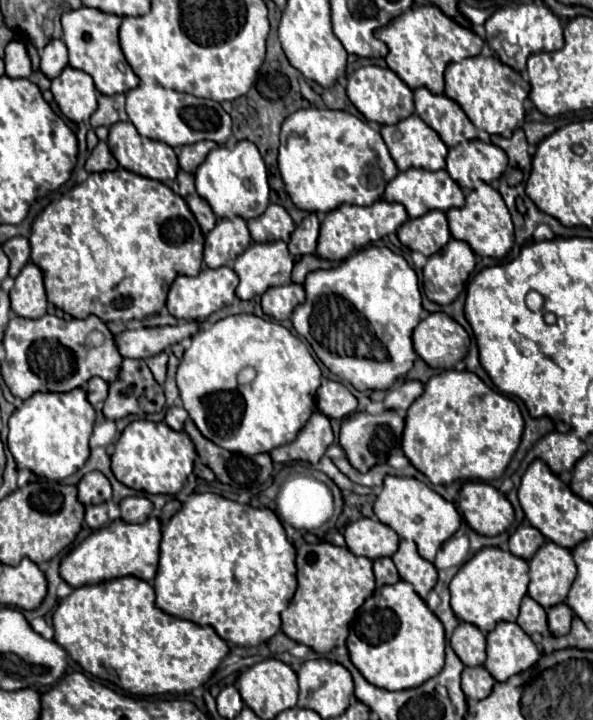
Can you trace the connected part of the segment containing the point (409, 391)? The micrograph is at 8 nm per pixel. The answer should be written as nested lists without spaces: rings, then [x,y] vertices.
[[[404,381],[398,389],[392,389],[386,395],[386,399],[384,399],[386,409],[392,409],[396,413],[400,413],[400,411],[404,413],[422,395],[422,391],[424,391],[424,387],[420,381]]]

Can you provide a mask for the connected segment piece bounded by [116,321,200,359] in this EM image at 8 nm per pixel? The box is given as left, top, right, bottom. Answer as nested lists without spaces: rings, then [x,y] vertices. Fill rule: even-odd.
[[[180,321],[178,325],[174,327],[150,327],[150,329],[130,329],[130,331],[124,331],[120,335],[116,335],[116,345],[120,347],[120,353],[124,357],[130,357],[130,359],[146,359],[146,357],[152,357],[152,355],[158,355],[162,353],[164,349],[168,349],[170,345],[174,343],[182,343],[186,337],[192,337],[200,327],[200,321]]]

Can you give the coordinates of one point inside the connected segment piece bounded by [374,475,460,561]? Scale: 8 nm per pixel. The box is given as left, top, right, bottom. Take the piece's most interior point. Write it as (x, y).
(416, 513)

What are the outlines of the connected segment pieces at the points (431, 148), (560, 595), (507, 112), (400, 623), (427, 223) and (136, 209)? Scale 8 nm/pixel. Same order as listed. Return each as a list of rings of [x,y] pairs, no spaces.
[[[416,113],[394,123],[394,125],[382,125],[380,135],[384,139],[384,143],[388,145],[388,151],[396,163],[396,167],[400,171],[406,169],[428,169],[428,171],[440,171],[446,167],[446,145],[442,143],[442,139],[438,137],[438,133],[434,129],[430,129]]]
[[[546,541],[530,559],[528,595],[544,609],[550,609],[566,601],[574,577],[576,565],[572,553],[552,541]]]
[[[476,55],[460,63],[450,63],[444,71],[444,81],[444,95],[464,109],[478,131],[510,137],[514,129],[520,127],[520,123],[524,121],[524,99],[530,93],[530,85],[520,77],[518,71],[500,63],[496,57]]]
[[[404,581],[378,587],[364,601],[352,619],[346,645],[354,667],[364,679],[386,691],[420,687],[444,667],[444,627],[416,591],[412,591],[412,585]]]
[[[428,211],[418,219],[408,219],[398,229],[398,239],[410,251],[420,251],[430,257],[450,241],[448,219],[442,211]]]
[[[116,169],[116,171],[102,171],[102,173],[90,173],[90,177],[76,185],[74,189],[70,189],[66,195],[62,195],[58,201],[50,203],[32,223],[32,235],[30,235],[30,259],[34,265],[40,267],[42,277],[44,277],[44,287],[46,287],[46,295],[48,301],[62,309],[64,313],[70,313],[72,317],[78,319],[86,319],[88,315],[96,315],[102,321],[130,321],[130,319],[144,319],[146,315],[158,313],[164,305],[166,305],[166,295],[168,295],[168,287],[172,285],[172,281],[180,275],[198,275],[200,273],[200,265],[202,265],[202,249],[204,249],[204,235],[200,231],[200,225],[196,223],[192,211],[188,209],[186,201],[176,195],[170,187],[166,187],[160,181],[148,179],[148,177],[140,177],[132,171],[126,169]]]

